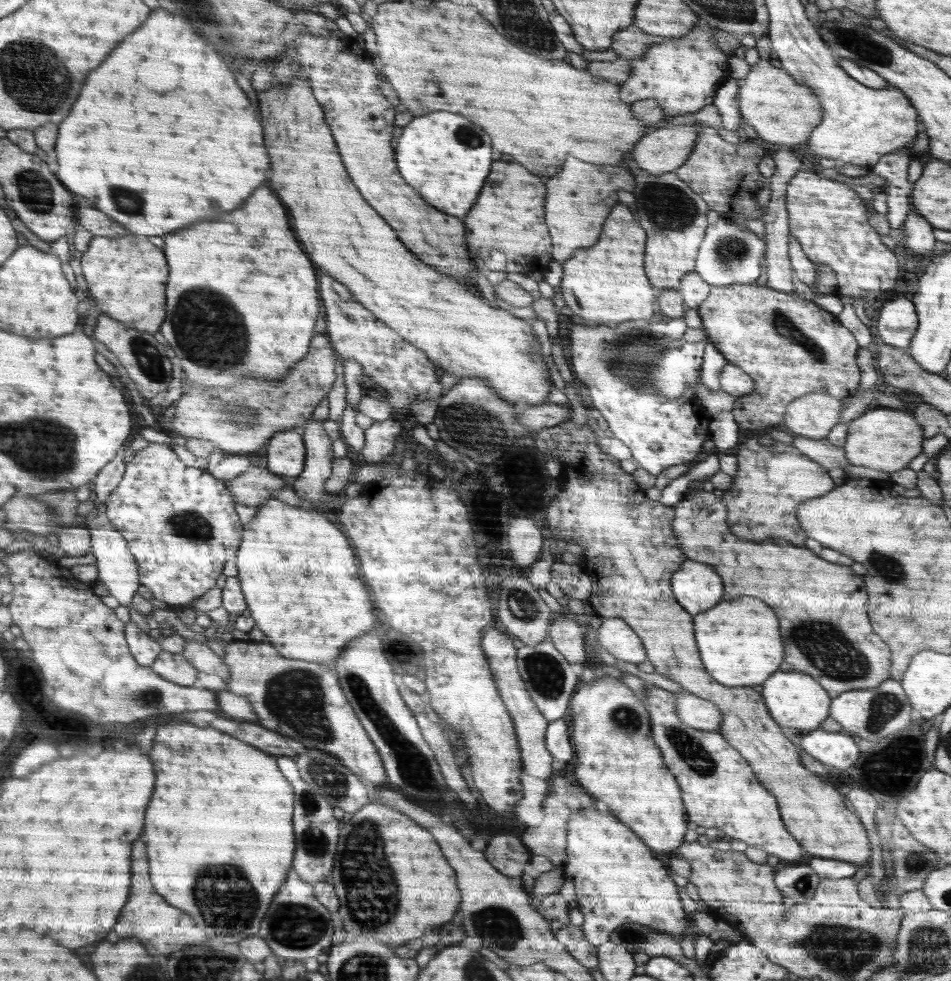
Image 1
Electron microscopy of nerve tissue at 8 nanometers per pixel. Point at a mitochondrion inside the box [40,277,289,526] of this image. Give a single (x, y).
(220, 345)

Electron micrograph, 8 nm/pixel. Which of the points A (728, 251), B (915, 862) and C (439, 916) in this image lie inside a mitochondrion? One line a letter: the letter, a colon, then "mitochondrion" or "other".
A: mitochondrion
B: mitochondrion
C: other

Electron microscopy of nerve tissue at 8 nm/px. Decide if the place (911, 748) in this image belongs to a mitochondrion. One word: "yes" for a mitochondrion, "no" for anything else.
yes

